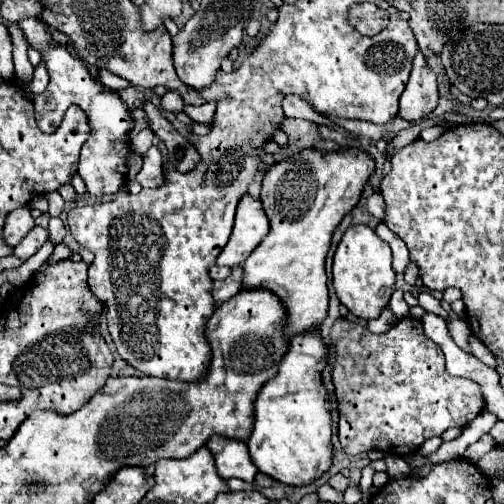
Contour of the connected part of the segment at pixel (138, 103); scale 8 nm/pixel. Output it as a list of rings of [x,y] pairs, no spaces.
[[[132,86],[126,88],[126,90],[122,90],[122,92],[120,92],[120,98],[128,104],[130,110],[134,110],[134,108],[142,108],[142,106],[144,106],[142,102],[148,100],[140,90],[136,90],[136,88],[132,88]]]

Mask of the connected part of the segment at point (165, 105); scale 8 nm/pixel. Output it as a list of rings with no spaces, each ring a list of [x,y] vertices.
[[[166,92],[164,98],[162,98],[162,102],[160,102],[160,108],[162,108],[164,112],[178,114],[178,112],[184,110],[184,102],[182,102],[182,98],[180,98],[176,92]]]

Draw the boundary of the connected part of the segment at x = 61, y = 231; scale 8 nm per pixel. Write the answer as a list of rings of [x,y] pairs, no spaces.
[[[50,218],[50,226],[48,226],[48,232],[50,232],[50,242],[54,244],[60,244],[66,236],[66,228],[64,228],[64,222],[60,218]]]

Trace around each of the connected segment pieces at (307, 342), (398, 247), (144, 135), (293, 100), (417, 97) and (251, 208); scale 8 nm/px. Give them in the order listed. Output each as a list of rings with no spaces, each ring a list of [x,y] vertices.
[[[320,330],[292,338],[278,376],[266,382],[254,402],[254,430],[248,438],[250,458],[262,474],[290,486],[306,486],[332,466],[332,416],[328,390],[322,382],[326,344]]]
[[[378,224],[376,226],[376,234],[392,248],[392,254],[394,254],[394,272],[404,272],[406,270],[406,266],[408,266],[408,248],[406,248],[406,244],[392,232],[392,230],[388,230],[388,226],[386,224]]]
[[[150,128],[142,130],[140,134],[136,134],[136,136],[130,140],[132,150],[134,150],[136,154],[140,154],[140,156],[144,156],[144,154],[148,152],[148,148],[152,146],[152,142],[154,142],[154,132],[152,132]]]
[[[286,96],[282,100],[282,110],[288,118],[304,118],[304,120],[310,120],[317,125],[326,125],[330,128],[334,127],[335,130],[340,130],[341,127],[325,116],[320,116],[316,110],[312,110],[308,106],[308,102],[304,102],[300,96]]]
[[[422,52],[416,54],[410,80],[400,96],[398,116],[416,122],[426,118],[438,106],[438,76],[430,70]]]
[[[244,194],[236,210],[232,236],[224,246],[224,250],[220,252],[216,264],[230,266],[230,268],[242,264],[266,234],[268,234],[268,218],[260,198],[254,198],[252,194]]]

